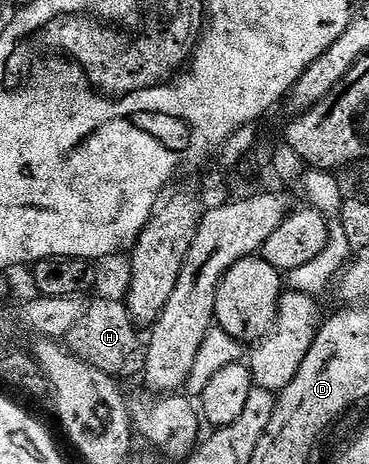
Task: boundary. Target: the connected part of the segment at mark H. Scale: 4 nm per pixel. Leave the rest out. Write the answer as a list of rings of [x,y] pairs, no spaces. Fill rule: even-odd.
[[[99,297],[93,301],[87,303],[83,316],[68,333],[66,342],[72,353],[117,380],[132,378],[135,374],[136,377],[143,375],[146,346],[128,307],[123,301],[115,302]]]

